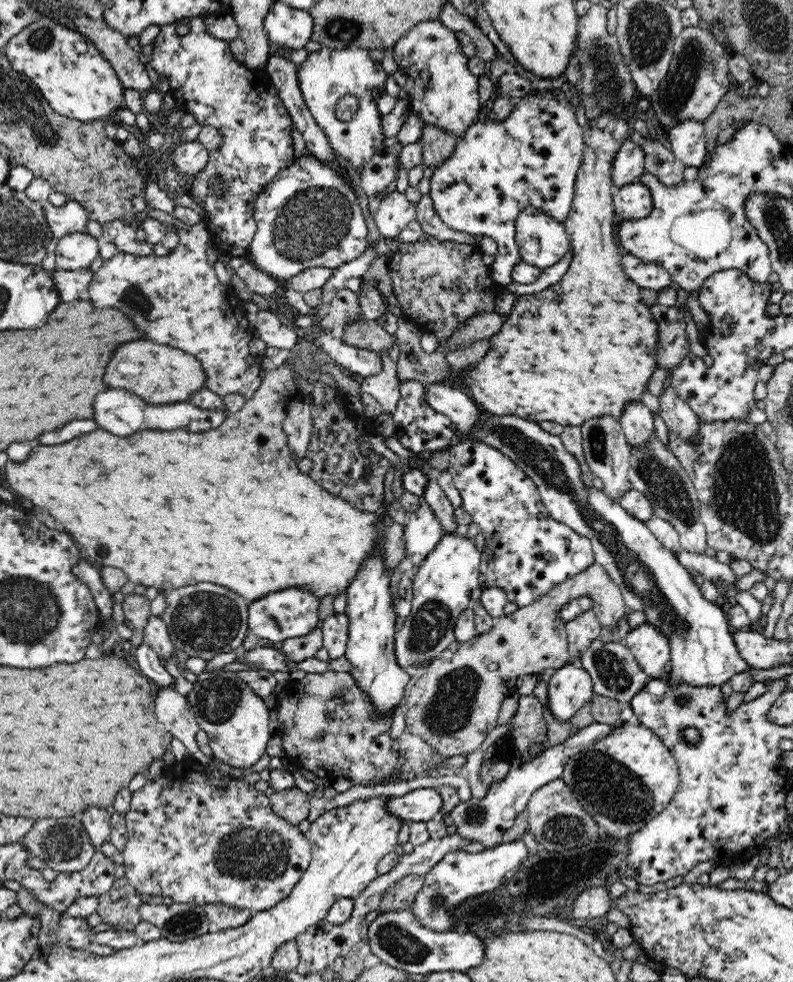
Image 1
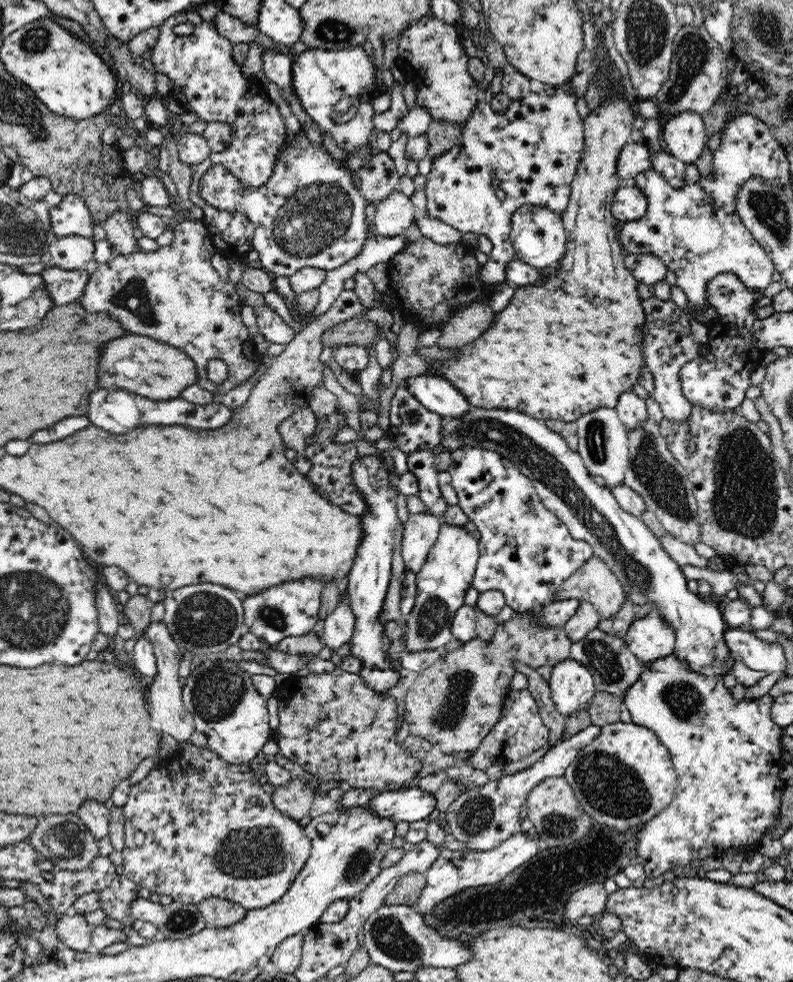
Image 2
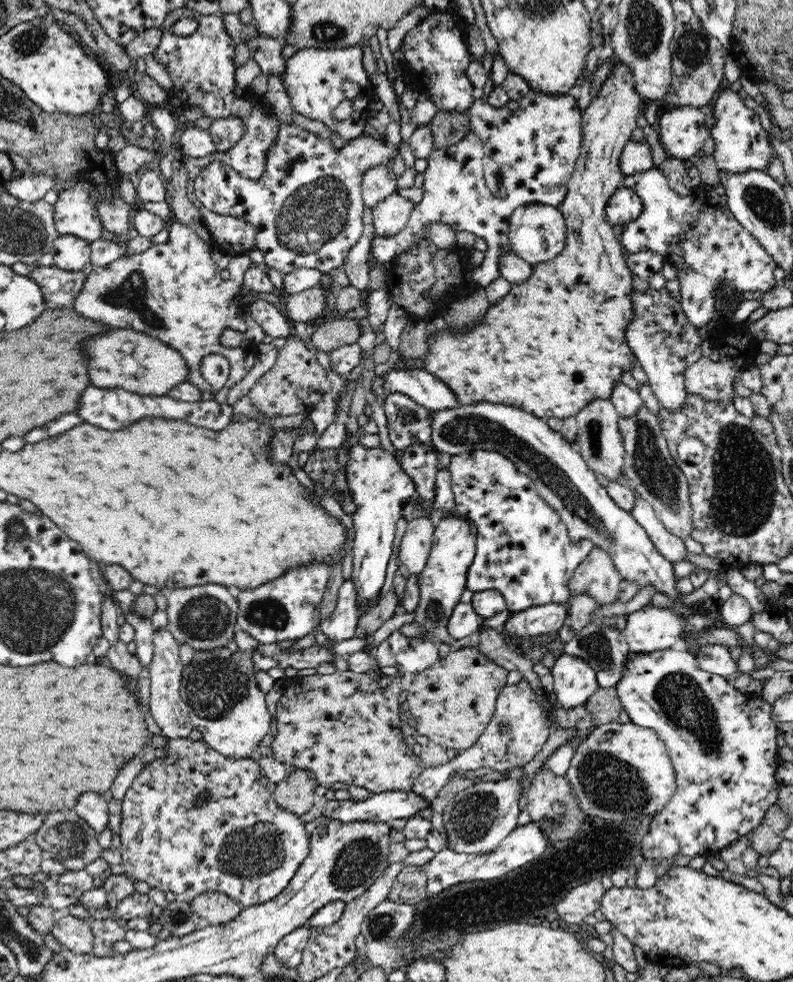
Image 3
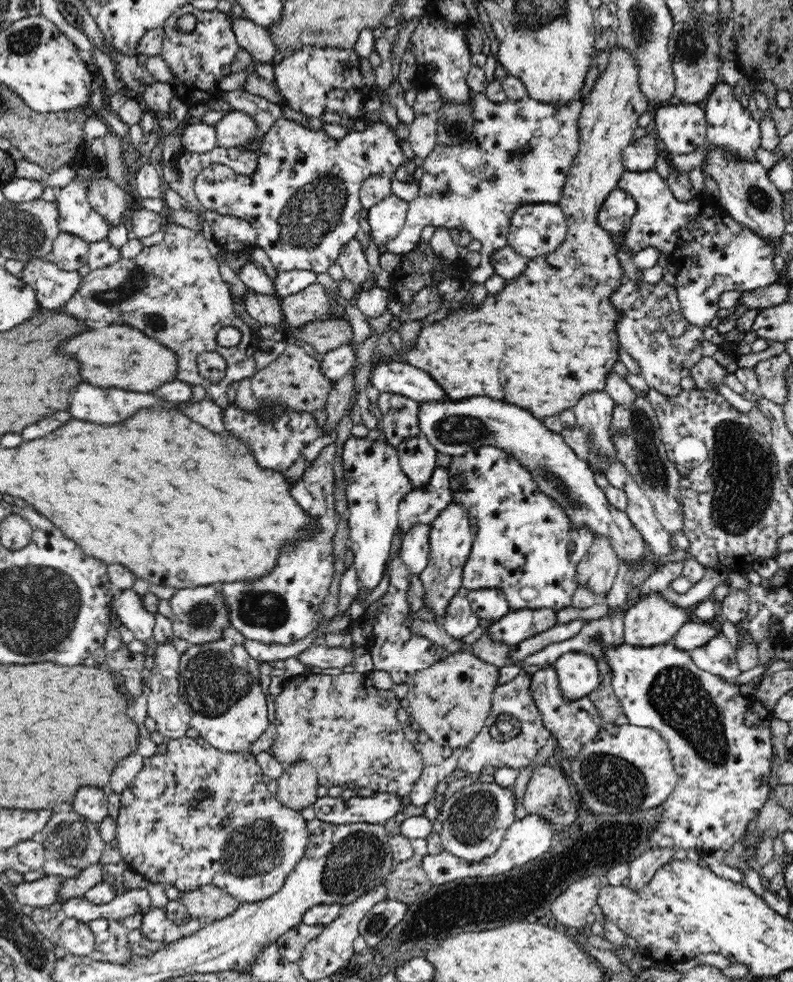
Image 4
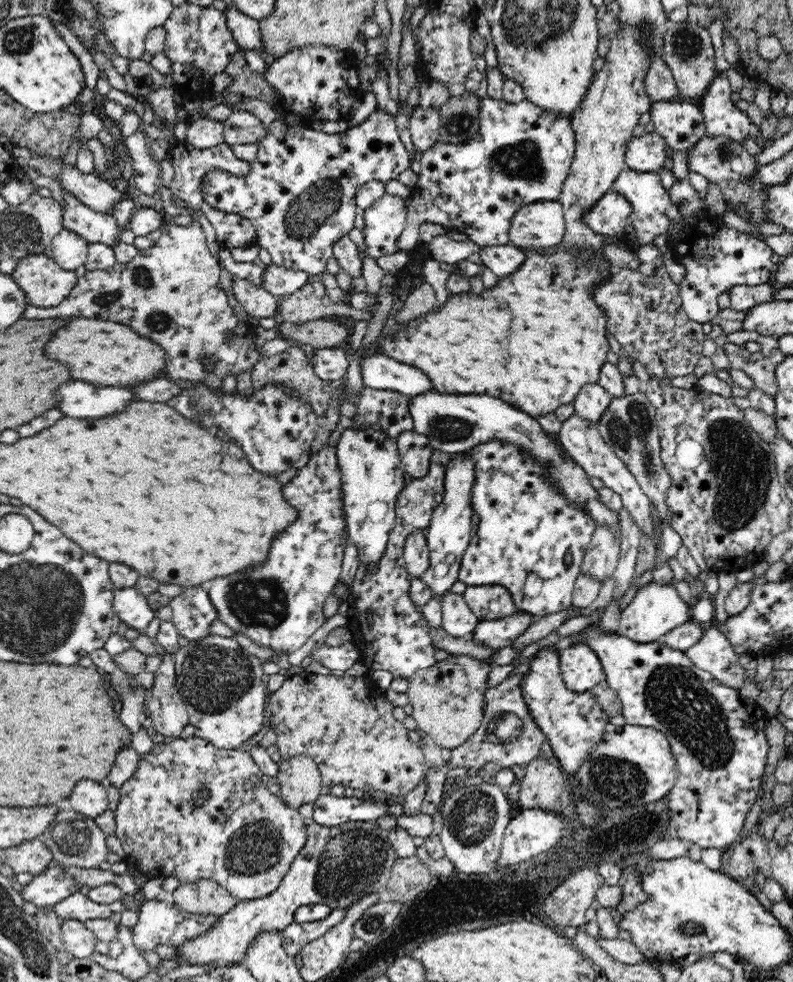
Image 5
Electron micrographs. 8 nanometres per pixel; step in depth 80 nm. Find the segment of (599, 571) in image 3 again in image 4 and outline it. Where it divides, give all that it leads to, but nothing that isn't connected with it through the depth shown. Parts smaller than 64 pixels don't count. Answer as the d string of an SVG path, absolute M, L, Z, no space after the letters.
M596 534L589 551L577 564L577 582L593 588L595 594L604 597L612 588L620 562L609 538Z

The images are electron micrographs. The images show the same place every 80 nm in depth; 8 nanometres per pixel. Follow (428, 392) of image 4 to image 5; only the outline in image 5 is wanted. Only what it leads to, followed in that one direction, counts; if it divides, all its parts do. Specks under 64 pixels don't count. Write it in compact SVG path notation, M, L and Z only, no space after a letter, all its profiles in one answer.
M382 353L362 357L359 366L363 384L370 388L395 390L406 396L434 390L434 385L424 372Z

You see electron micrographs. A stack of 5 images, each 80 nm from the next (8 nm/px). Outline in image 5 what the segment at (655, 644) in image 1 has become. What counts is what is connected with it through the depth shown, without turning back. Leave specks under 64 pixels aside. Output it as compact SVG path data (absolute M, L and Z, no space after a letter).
M652 579L640 586L626 608L622 610L618 632L634 642L660 641L662 634L691 621L691 603L685 602L671 582L661 583Z

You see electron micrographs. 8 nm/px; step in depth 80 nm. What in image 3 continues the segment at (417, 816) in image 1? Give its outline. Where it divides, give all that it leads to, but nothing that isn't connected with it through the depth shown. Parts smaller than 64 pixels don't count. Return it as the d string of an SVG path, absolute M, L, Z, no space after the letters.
M386 791L372 793L365 800L327 800L322 805L321 816L349 823L370 821L371 823L391 823L396 818L412 818L427 814L429 803L424 802L414 791Z

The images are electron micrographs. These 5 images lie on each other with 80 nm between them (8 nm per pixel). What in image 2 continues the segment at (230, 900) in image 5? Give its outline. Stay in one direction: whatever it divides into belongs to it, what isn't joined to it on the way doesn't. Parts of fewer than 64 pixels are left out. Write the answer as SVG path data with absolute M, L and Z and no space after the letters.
M217 896L200 900L196 907L206 919L207 926L212 927L226 927L230 924L236 924L238 920L244 918L247 912L243 906Z

